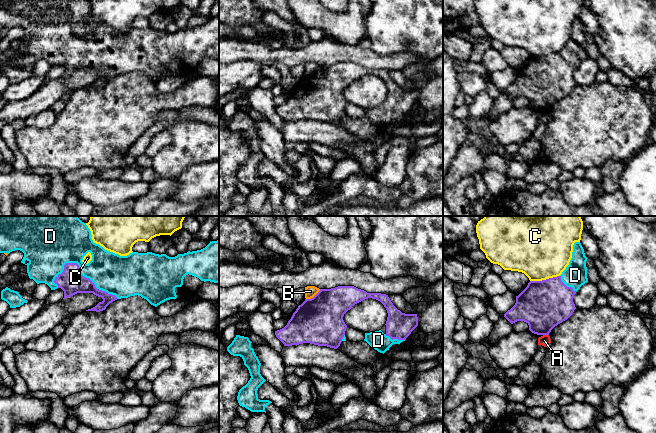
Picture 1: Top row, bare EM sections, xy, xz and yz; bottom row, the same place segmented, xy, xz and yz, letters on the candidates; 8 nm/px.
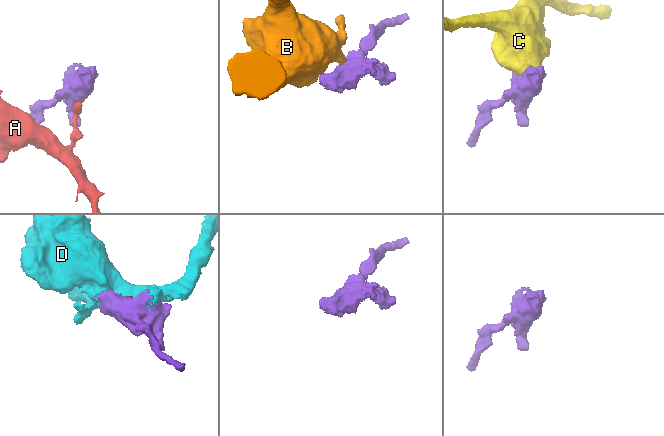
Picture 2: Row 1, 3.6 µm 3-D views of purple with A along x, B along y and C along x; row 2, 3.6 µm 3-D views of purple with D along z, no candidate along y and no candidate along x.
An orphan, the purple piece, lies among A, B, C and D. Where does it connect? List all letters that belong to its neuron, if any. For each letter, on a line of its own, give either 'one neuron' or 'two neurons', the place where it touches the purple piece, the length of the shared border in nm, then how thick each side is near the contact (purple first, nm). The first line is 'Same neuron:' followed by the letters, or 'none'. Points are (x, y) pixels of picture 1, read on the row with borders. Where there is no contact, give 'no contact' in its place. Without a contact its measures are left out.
Same neuron: D
A: two neurons | yz (546, 334) | 50 nm | 380/90 nm
B: two neurons | xz (314, 296) | 150 nm | 380/100 nm
C: two neurons | yz (544, 280) | 240 nm | 380/480 nm
D: one neuron | xy (81, 275) | 550 nm | 190/320 nm

